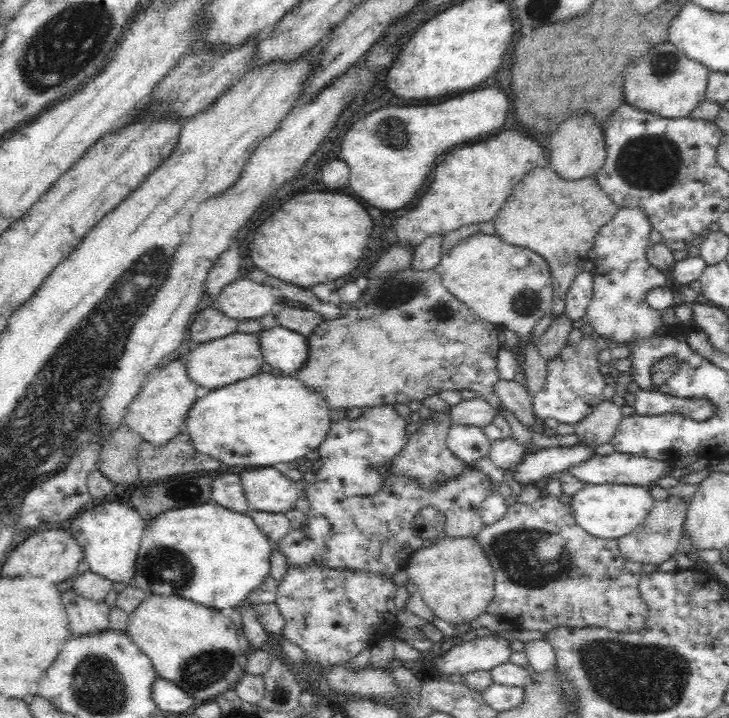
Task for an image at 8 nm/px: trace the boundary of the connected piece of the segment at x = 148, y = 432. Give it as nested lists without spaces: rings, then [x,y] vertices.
[[[185,357],[175,359],[167,363],[164,368],[157,368],[152,372],[138,396],[128,404],[125,412],[125,424],[128,429],[138,433],[143,442],[150,443],[155,446],[161,446],[172,441],[179,433],[188,418],[188,412],[192,403],[198,398],[196,396],[196,388],[198,385],[190,380],[185,369]]]

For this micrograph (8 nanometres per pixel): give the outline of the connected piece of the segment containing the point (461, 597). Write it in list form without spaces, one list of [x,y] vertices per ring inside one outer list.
[[[474,536],[442,538],[412,554],[405,570],[434,616],[453,626],[470,623],[484,613],[495,593],[493,567]]]

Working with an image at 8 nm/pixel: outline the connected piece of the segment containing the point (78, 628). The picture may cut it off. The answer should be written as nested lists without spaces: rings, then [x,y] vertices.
[[[72,586],[61,592],[71,636],[98,634],[109,628],[110,607],[104,601],[94,602],[80,596]]]

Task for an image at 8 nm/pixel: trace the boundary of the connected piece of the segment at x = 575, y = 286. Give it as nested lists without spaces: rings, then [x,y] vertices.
[[[581,270],[568,287],[565,300],[565,312],[572,322],[579,320],[586,314],[586,308],[592,300],[594,287],[592,273]]]

